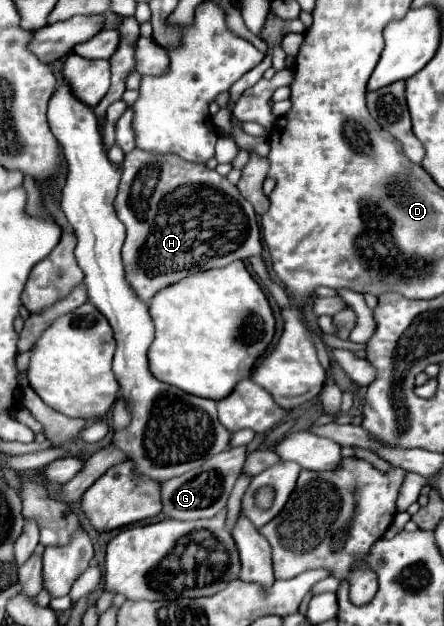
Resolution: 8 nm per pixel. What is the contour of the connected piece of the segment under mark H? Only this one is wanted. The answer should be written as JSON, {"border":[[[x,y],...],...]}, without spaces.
{"border":[[[138,147],[126,153],[114,209],[118,219],[126,225],[126,243],[122,247],[126,279],[144,303],[148,303],[160,289],[166,289],[184,277],[226,267],[232,261],[246,261],[262,253],[260,229],[254,209],[240,195],[240,191],[226,177],[218,175],[206,165],[184,161],[174,153],[158,155]]]}

